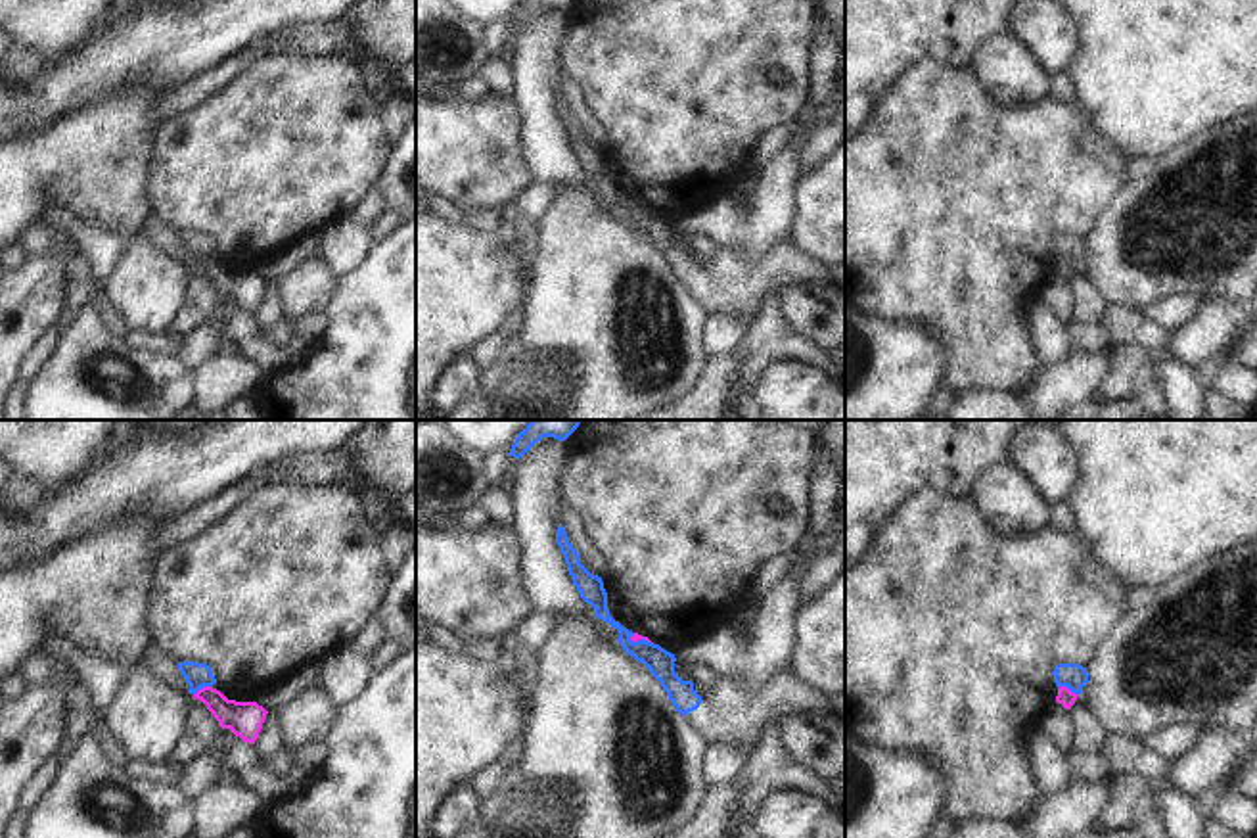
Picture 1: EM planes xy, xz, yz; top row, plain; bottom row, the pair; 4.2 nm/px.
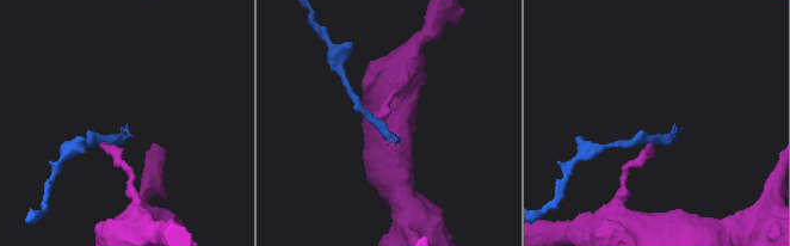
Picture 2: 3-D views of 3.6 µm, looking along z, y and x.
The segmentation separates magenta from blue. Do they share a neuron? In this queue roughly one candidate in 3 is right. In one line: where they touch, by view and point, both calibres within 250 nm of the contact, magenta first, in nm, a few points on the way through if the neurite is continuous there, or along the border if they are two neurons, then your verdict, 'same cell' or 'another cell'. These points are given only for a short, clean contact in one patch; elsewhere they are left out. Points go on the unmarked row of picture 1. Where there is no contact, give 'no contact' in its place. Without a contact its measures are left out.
contact yz (1066, 257); calibres 70 and 110 nm; border yz (1058, 257), (1068, 257), (1077, 265); another cell

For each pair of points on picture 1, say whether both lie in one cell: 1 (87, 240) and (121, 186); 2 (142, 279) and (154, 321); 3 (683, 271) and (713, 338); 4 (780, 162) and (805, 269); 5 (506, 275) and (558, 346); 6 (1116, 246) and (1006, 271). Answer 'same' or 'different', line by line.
1: different
2: same
3: different
4: different
5: different
6: different

